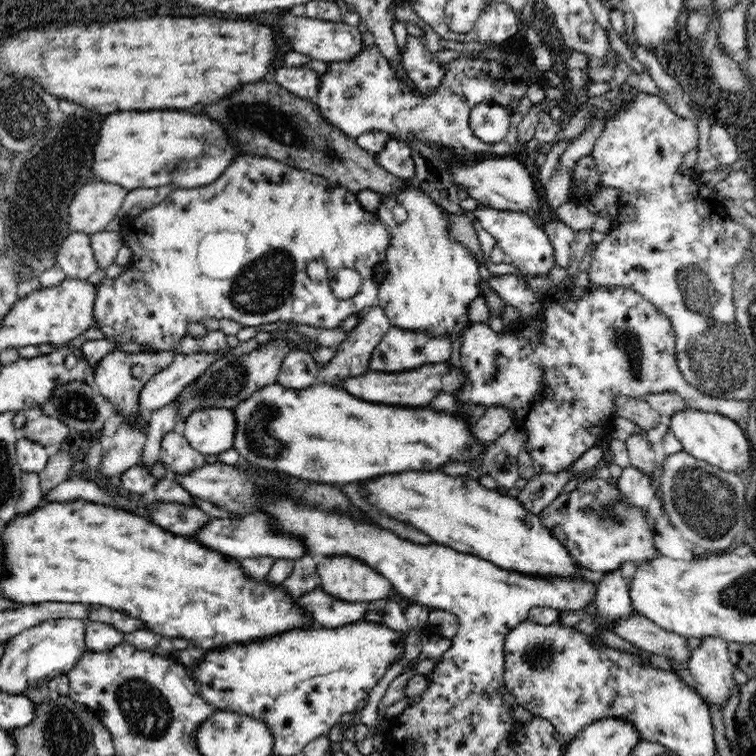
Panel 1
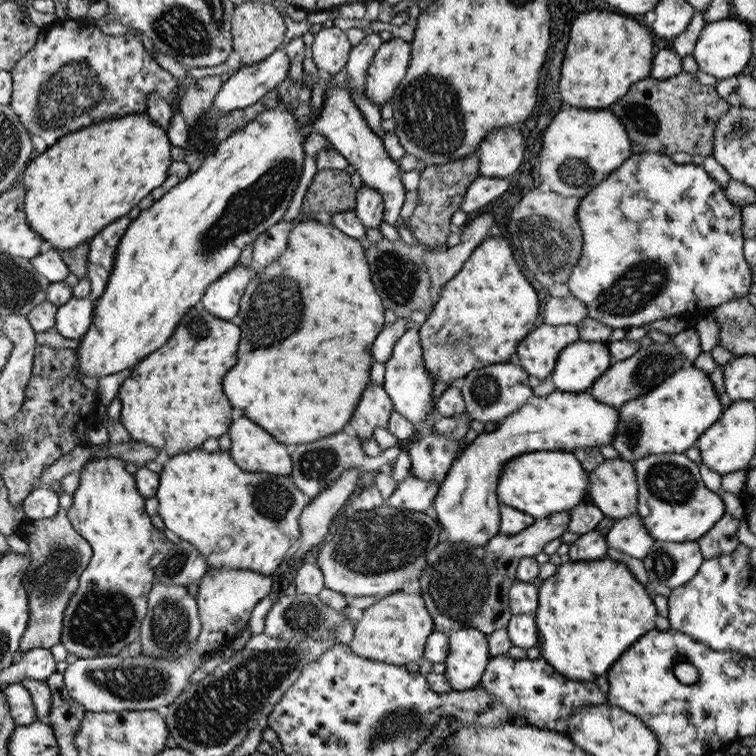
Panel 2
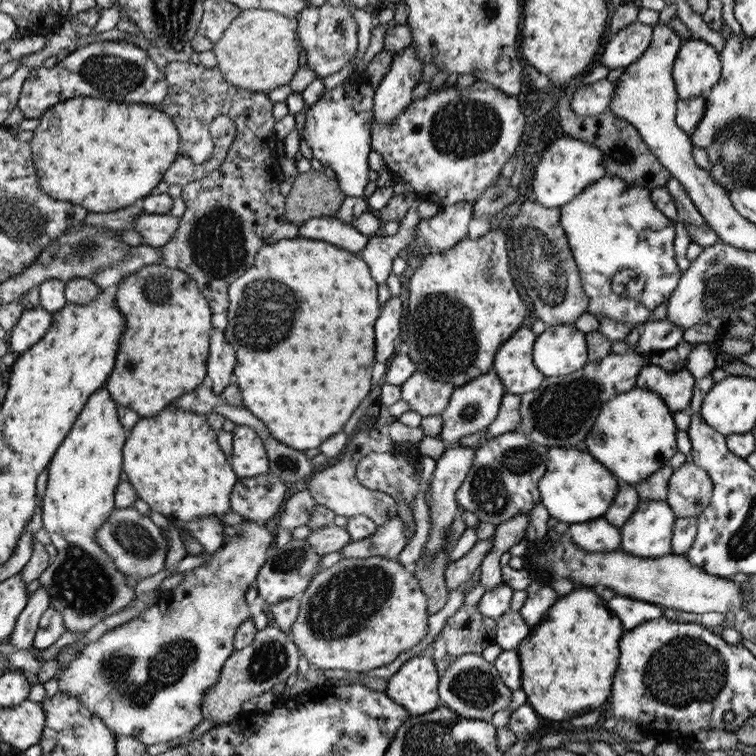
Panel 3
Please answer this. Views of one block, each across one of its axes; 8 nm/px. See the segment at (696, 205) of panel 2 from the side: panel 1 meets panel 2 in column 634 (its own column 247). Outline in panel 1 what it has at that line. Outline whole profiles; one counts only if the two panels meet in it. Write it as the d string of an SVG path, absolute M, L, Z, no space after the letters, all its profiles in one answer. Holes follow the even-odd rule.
M238 156L234 162L228 165L227 169L218 180L214 180L208 186L178 188L178 190L170 192L164 201L152 208L142 209L140 214L136 214L136 216L126 214L117 220L118 233L124 245L132 251L132 257L117 277L106 277L96 286L97 293L93 310L95 317L93 319L95 327L102 331L106 340L117 342L117 344L135 342L142 346L149 346L158 352L176 351L180 338L187 334L188 324L190 322L199 323L202 318L215 318L216 320L228 318L239 322L243 327L292 321L296 324L307 324L330 330L330 328L337 328L340 322L348 316L378 304L379 283L372 279L372 273L376 265L386 262L386 252L390 248L391 236L374 211L368 212L362 208L356 194L350 193L350 190L344 186L328 183L326 178L314 175L311 171L291 167L266 157ZM342 268L352 268L358 272L358 276L362 277L356 294L346 300L334 294L332 286L330 286L330 282L334 278L332 274L336 274Z

